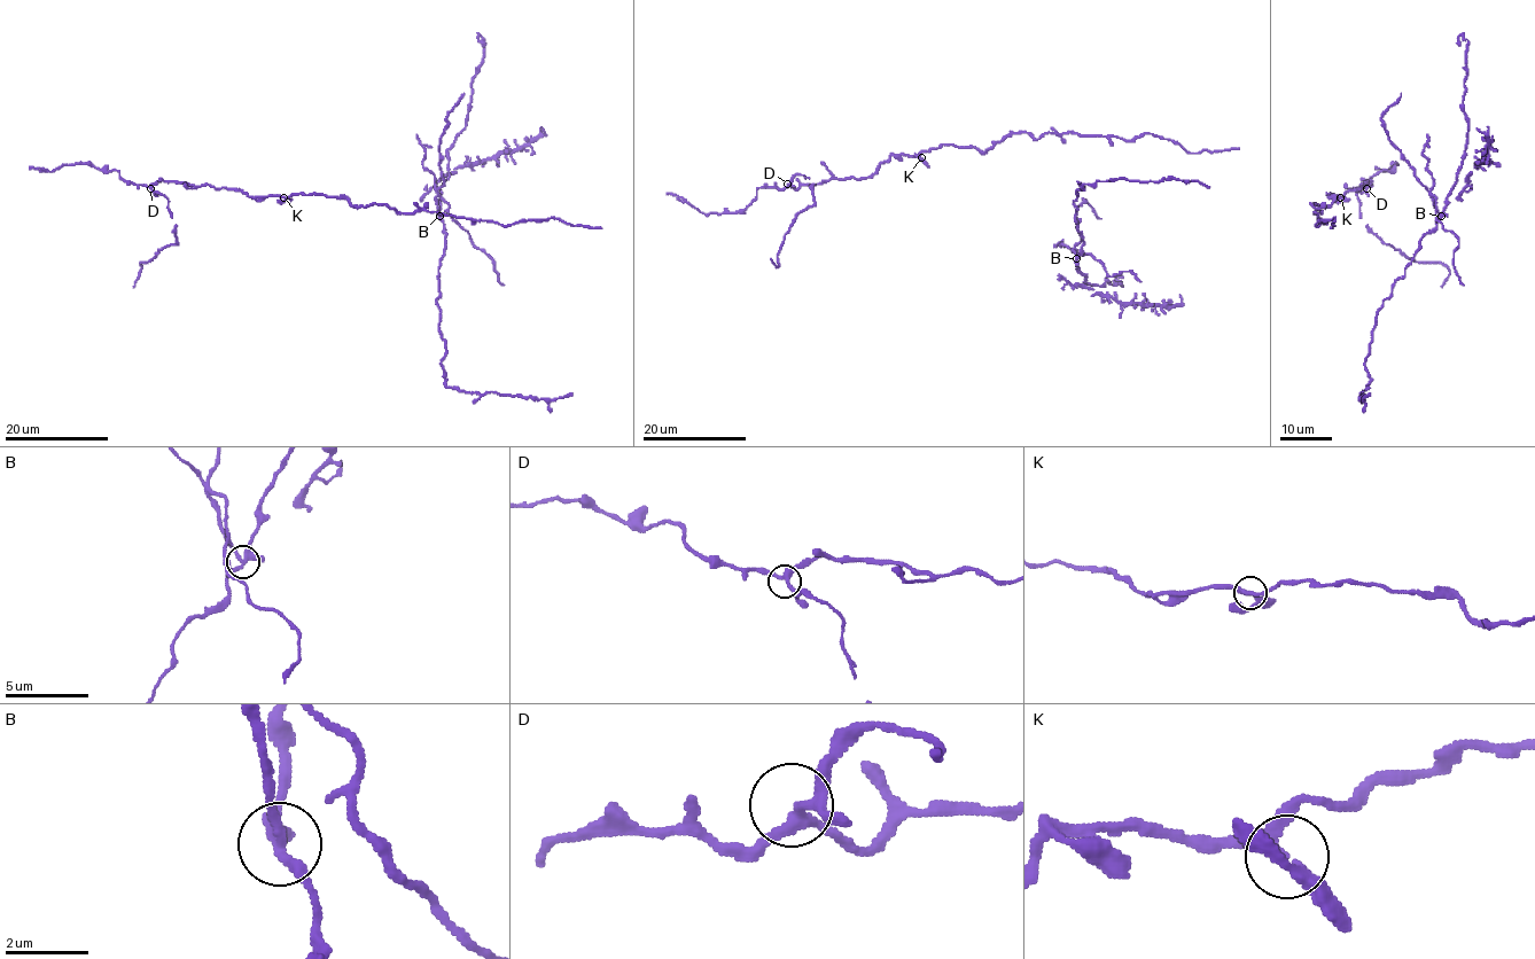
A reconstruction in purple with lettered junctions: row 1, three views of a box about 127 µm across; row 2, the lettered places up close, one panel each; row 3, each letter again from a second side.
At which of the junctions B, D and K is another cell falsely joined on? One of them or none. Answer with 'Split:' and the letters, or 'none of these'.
Split: B

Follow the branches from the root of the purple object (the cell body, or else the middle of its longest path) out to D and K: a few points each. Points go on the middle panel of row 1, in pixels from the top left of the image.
D: (1062, 139), (1010, 132), (984, 151), (942, 143), (916, 155), (893, 154), (867, 178), (796, 189), (787, 184)
K: (1062, 139), (1050, 132), (1038, 139), (1010, 132), (984, 151), (942, 143), (922, 151), (921, 158)

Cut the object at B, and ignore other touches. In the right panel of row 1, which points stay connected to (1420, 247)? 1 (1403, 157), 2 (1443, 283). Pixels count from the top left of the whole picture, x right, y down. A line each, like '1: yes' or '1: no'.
1: no
2: yes

